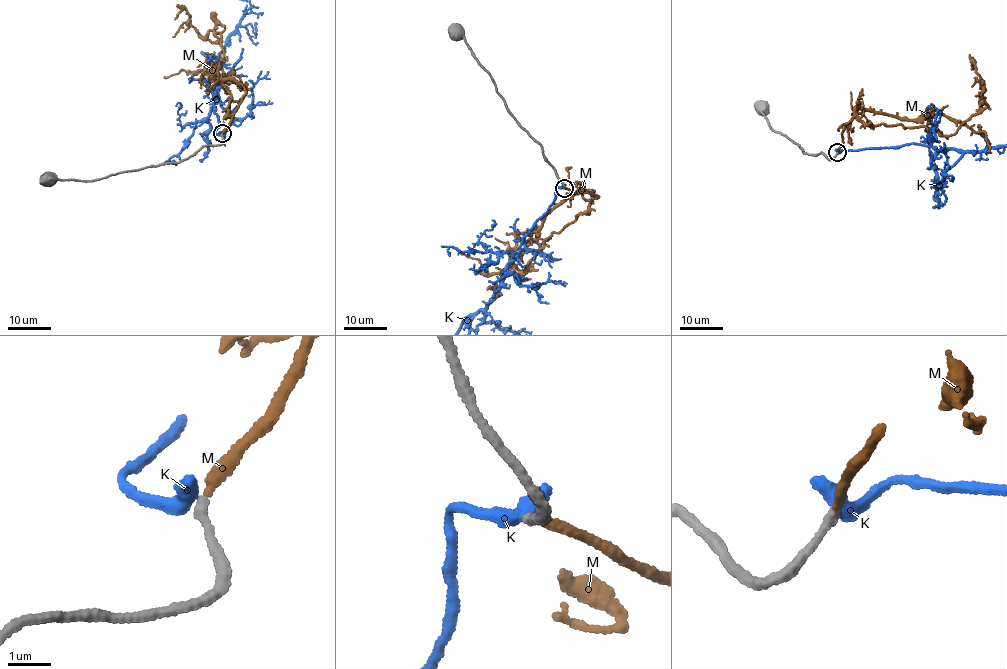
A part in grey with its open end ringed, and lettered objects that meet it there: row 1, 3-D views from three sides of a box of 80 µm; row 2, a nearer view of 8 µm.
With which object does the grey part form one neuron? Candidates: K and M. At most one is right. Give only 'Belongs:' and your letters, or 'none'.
Belongs: M

